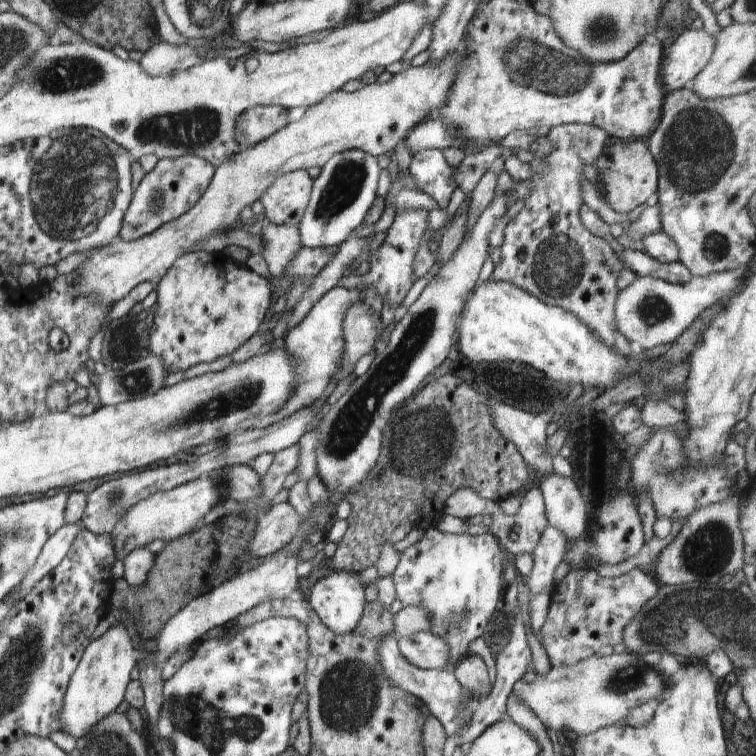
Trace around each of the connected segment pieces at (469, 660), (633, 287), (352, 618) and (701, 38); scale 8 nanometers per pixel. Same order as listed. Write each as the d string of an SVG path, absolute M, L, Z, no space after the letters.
M468 652L460 662L455 665L453 675L464 689L476 693L479 700L482 700L493 686L490 686L488 670L482 658L473 653Z
M747 264L727 273L714 273L703 277L692 275L685 283L671 283L648 275L636 277L632 284L618 291L614 307L616 330L639 352L652 350L661 344L672 344L704 309L732 292L746 271Z
M346 571L330 573L316 581L309 590L307 602L310 609L334 634L345 635L351 633L363 615L365 604L365 586L358 576Z
M704 29L679 33L661 64L664 92L688 86L710 60L714 47L715 36Z

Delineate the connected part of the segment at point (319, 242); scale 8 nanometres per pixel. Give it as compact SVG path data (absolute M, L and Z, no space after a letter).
M351 148L333 154L321 166L320 174L312 179L309 201L297 226L301 244L314 248L340 245L359 232L358 226L377 197L380 171L376 157L363 150Z

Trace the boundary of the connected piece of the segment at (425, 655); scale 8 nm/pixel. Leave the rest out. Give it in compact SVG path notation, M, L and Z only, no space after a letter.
M428 631L397 638L402 656L421 669L440 669L448 665L447 647L441 638Z

